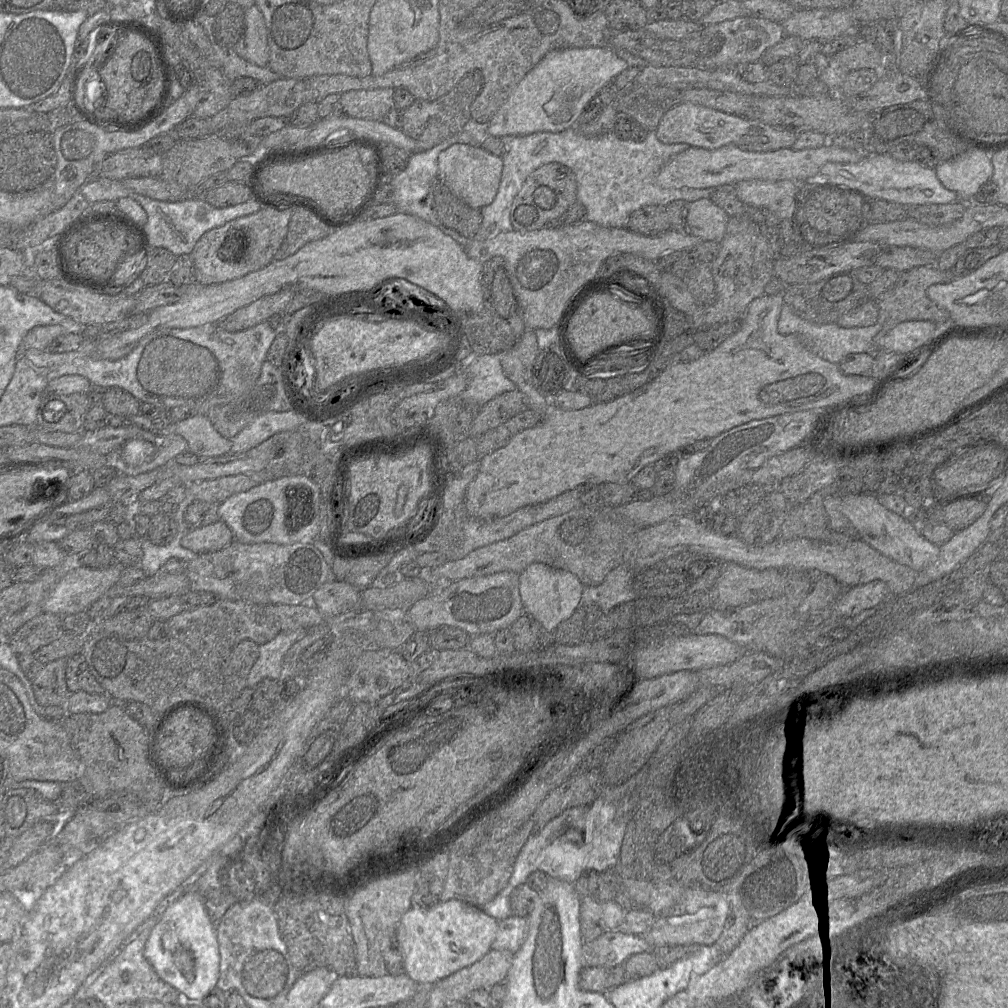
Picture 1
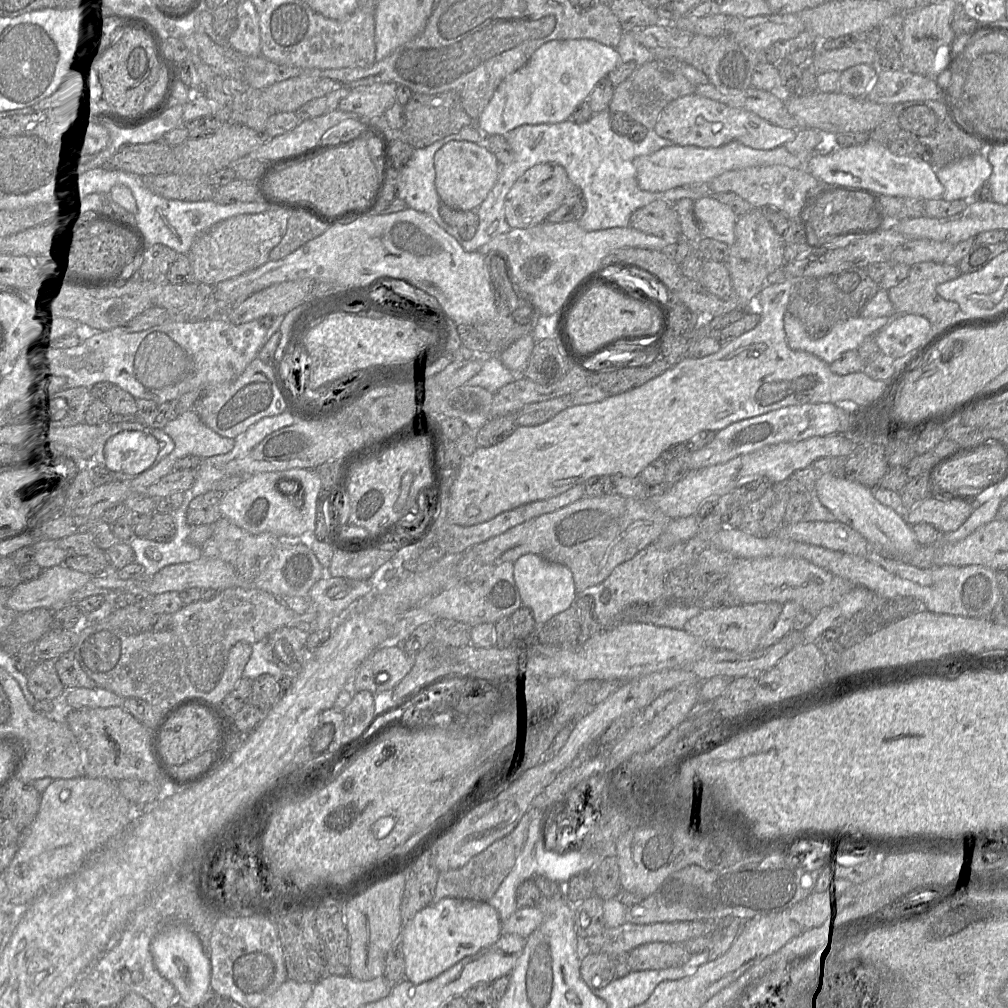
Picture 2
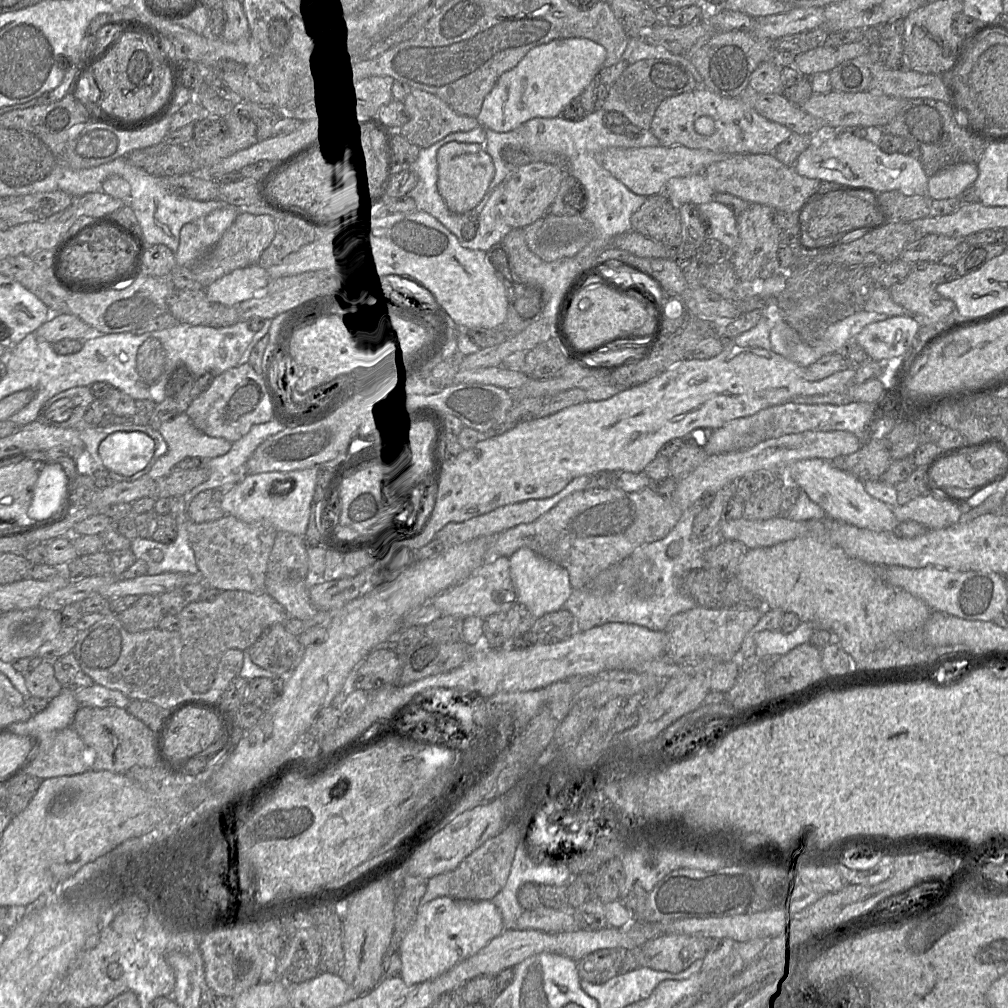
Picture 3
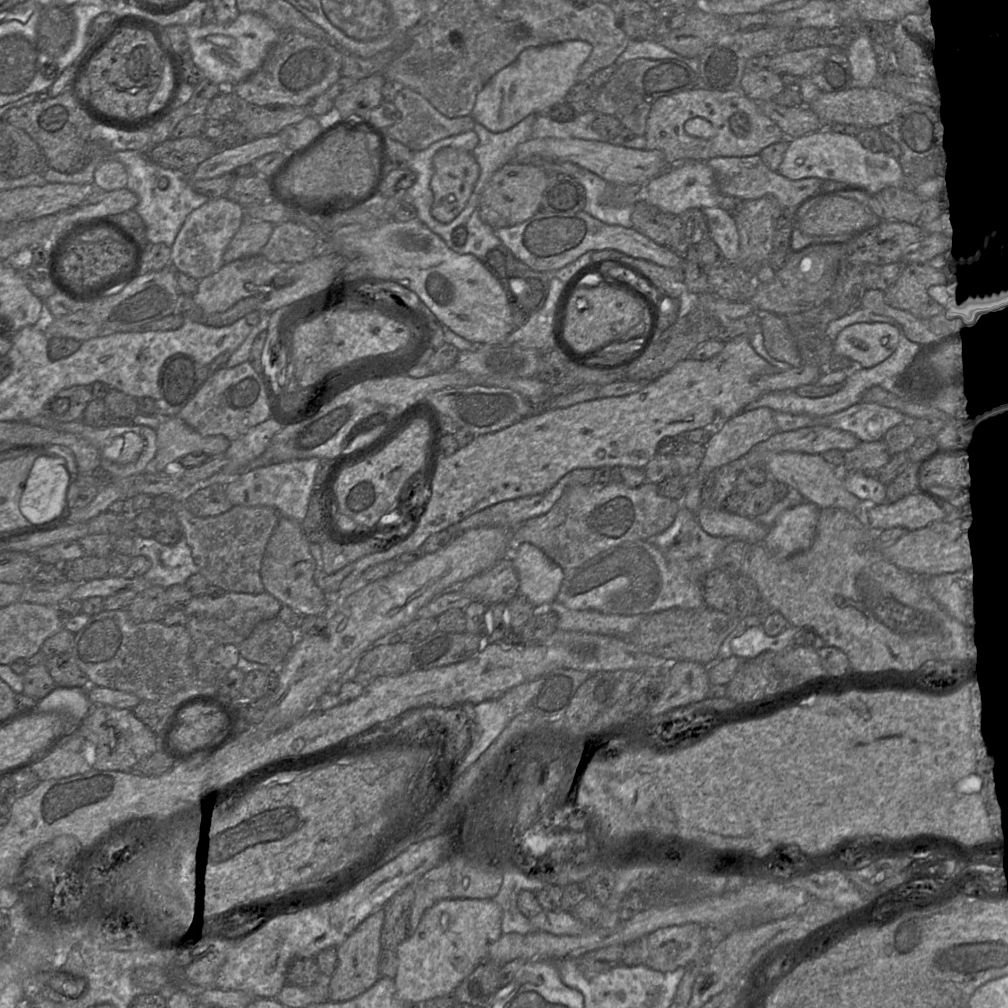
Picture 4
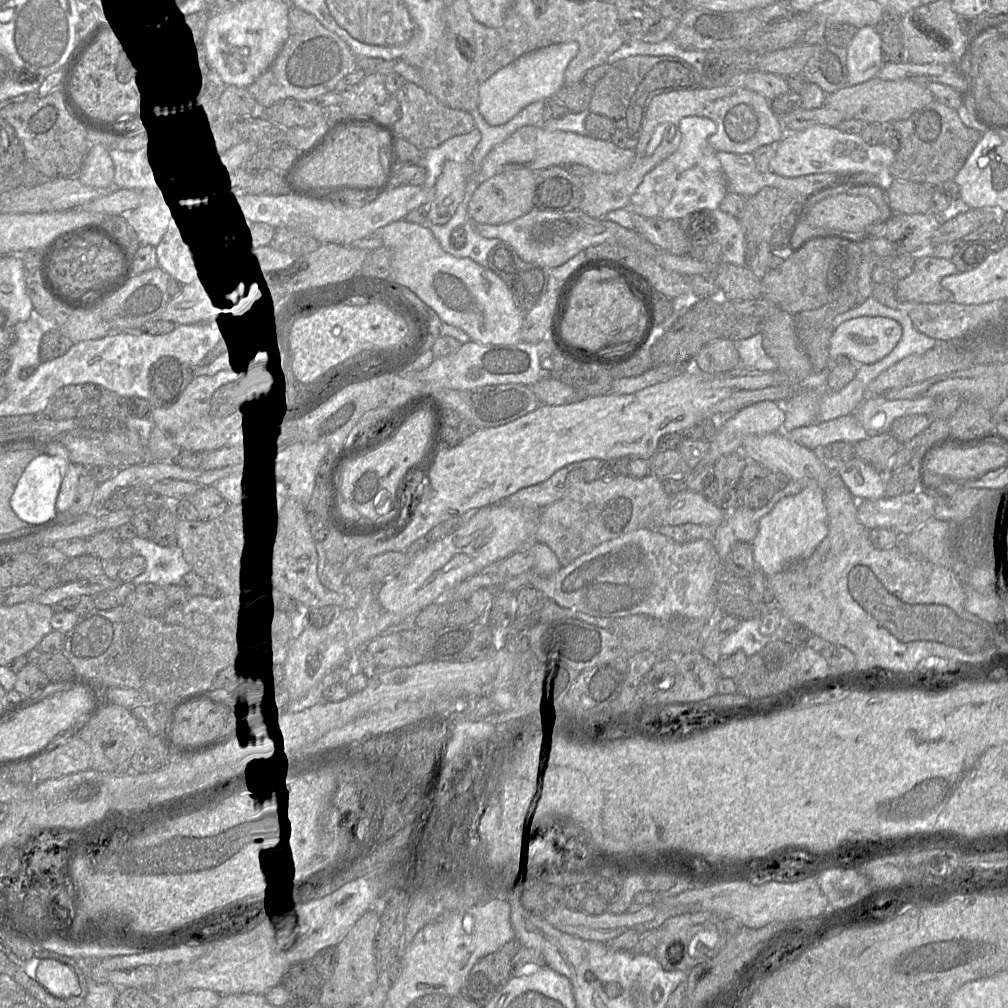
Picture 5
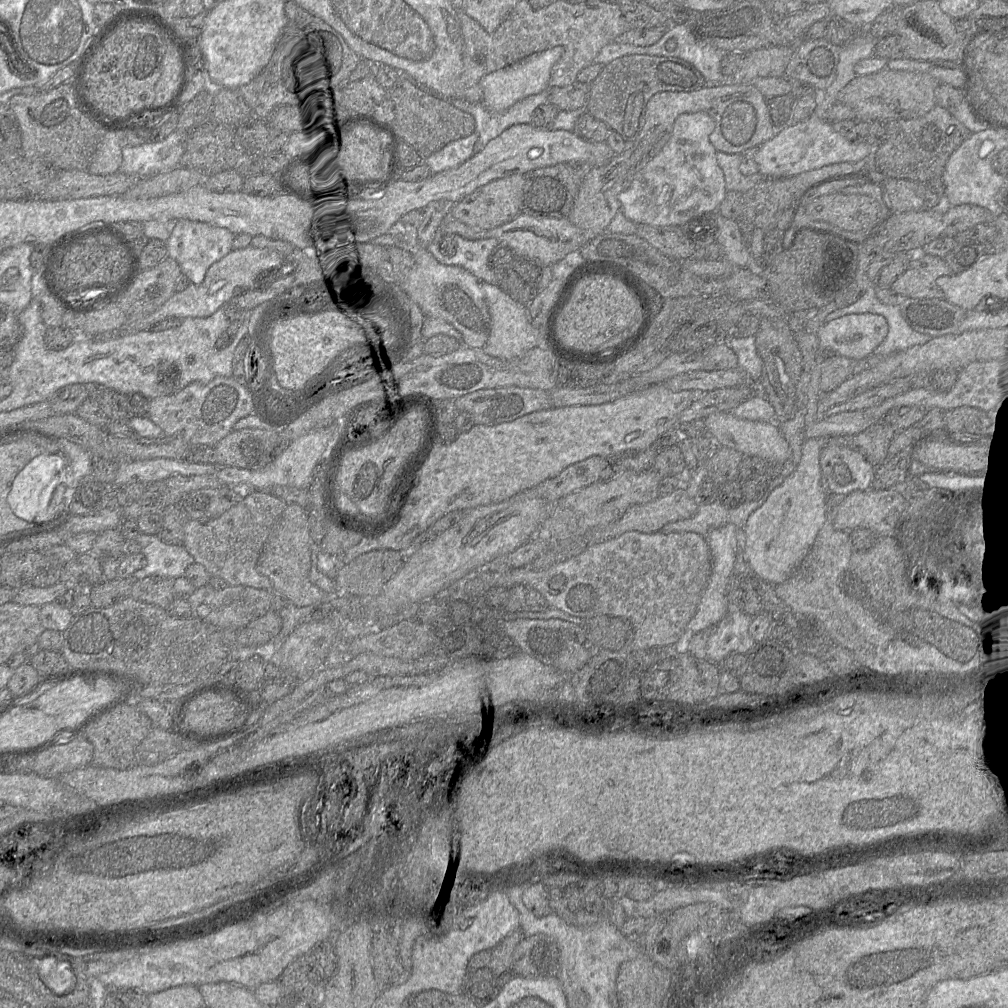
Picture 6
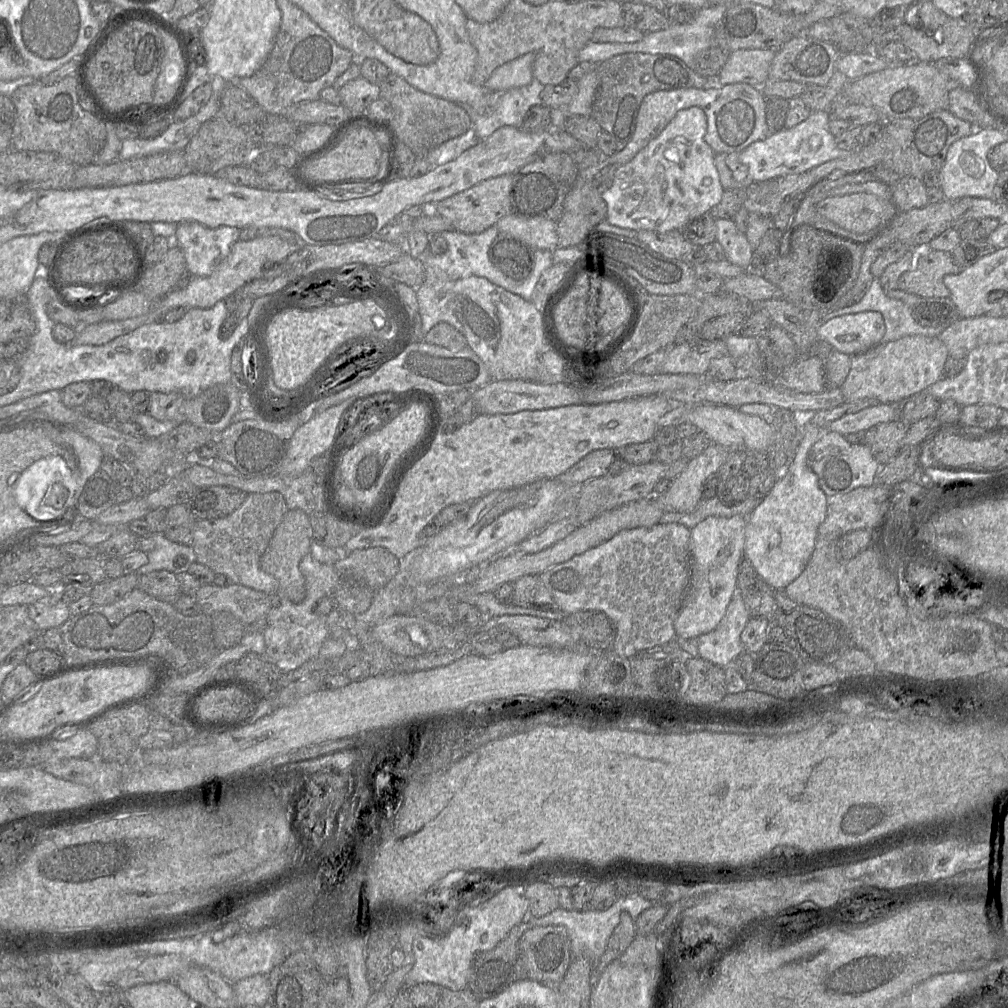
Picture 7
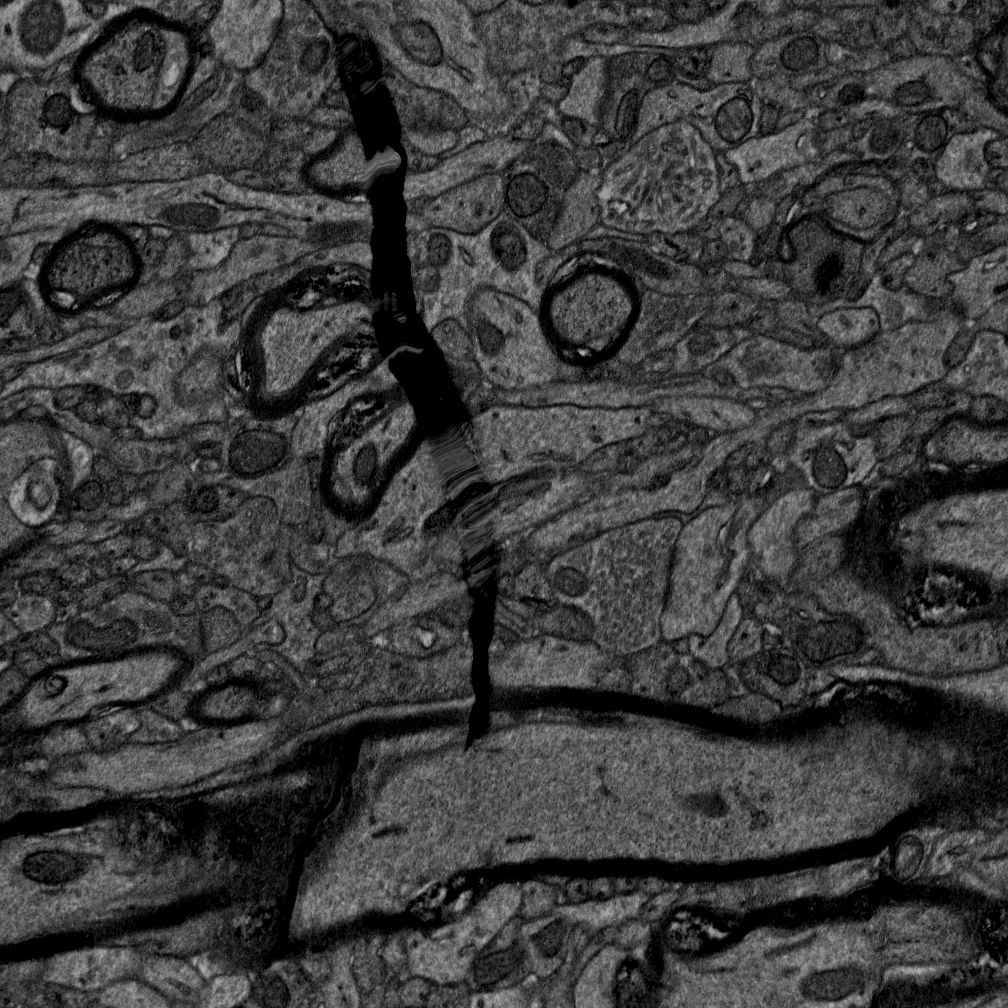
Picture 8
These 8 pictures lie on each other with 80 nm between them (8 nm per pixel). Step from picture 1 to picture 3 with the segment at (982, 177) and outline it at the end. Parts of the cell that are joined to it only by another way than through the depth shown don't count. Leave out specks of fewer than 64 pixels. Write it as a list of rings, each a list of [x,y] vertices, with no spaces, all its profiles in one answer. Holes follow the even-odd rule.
[[[960,163],[941,170],[929,177],[927,195],[932,200],[958,197],[972,186],[978,176],[978,168],[974,163]]]

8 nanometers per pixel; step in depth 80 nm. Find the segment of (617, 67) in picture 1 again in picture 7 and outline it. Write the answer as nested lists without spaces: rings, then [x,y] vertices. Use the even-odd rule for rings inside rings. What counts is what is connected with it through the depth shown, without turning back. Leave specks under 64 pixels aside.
[[[528,53],[495,69],[485,82],[485,87],[495,93],[503,93],[531,83],[536,54]]]

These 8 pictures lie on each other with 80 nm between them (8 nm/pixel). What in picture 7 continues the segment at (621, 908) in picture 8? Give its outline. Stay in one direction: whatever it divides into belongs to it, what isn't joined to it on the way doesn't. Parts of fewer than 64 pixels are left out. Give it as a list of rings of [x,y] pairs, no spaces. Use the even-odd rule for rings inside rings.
[[[629,894],[626,896],[618,896],[616,901],[606,910],[598,911],[593,909],[586,909],[586,910],[565,910],[563,908],[558,907],[557,909],[553,910],[549,914],[542,916],[542,917],[534,917],[529,915],[529,907],[528,907],[528,919],[525,921],[529,921],[533,926],[563,926],[568,931],[568,935],[571,941],[571,960],[573,957],[583,957],[584,959],[589,959],[597,962],[603,953],[606,950],[609,938],[616,928],[616,926],[620,922],[620,914],[622,912],[628,912],[630,917],[633,921],[636,922],[636,919],[639,915],[645,911],[646,909],[650,908],[654,902],[651,902],[648,899],[645,899],[639,894]]]

